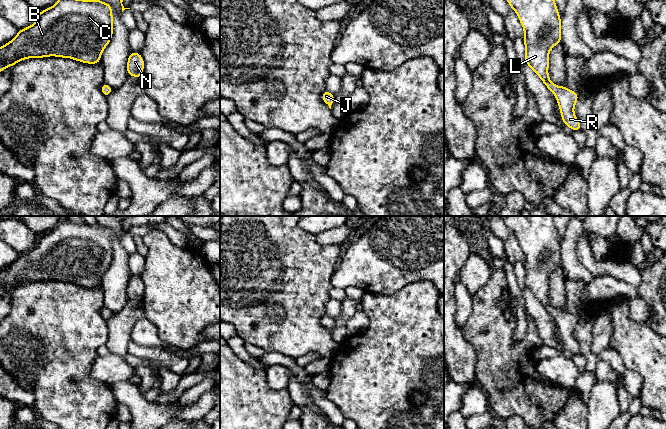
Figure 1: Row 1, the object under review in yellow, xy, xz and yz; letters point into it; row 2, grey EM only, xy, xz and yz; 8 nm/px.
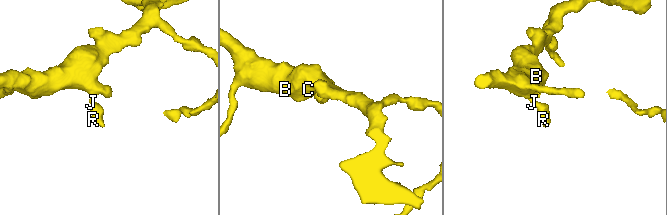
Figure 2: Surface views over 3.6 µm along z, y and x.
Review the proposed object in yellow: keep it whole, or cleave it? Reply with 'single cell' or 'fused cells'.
single cell

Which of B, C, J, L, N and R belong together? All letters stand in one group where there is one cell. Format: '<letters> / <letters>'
B C J L N R

